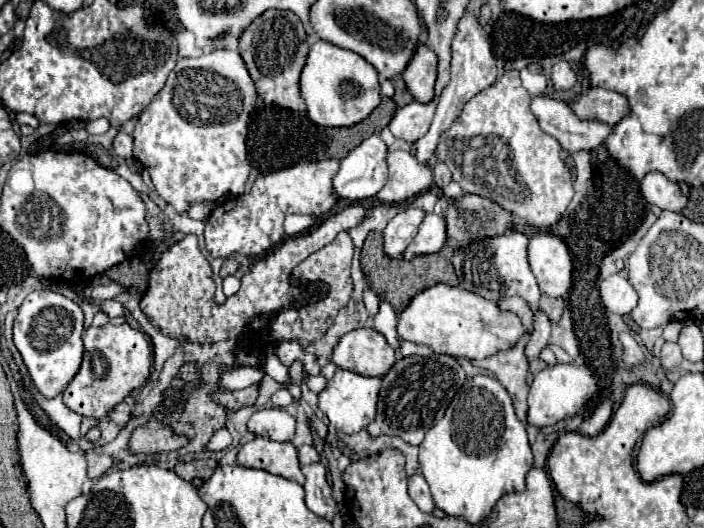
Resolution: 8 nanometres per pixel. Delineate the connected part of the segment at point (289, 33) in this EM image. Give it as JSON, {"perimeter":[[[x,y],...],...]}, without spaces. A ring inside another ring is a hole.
{"perimeter":[[[270,9],[262,13],[240,35],[238,49],[256,85],[258,95],[266,103],[274,103],[278,107],[286,107],[294,111],[306,111],[306,103],[300,95],[300,73],[306,65],[310,45],[304,25],[296,13],[280,11],[280,9]]]}

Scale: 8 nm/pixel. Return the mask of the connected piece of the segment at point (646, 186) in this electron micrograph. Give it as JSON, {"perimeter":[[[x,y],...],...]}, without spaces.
{"perimeter":[[[648,173],[640,185],[640,191],[642,195],[646,197],[648,203],[660,207],[660,209],[668,209],[668,211],[674,211],[674,213],[680,213],[688,199],[686,195],[680,193],[680,187],[672,181],[668,181],[662,173]]]}

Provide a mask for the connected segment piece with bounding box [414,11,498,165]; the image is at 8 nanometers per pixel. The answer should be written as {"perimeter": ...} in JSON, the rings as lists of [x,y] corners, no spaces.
{"perimeter":[[[466,11],[462,15],[462,19],[458,21],[458,29],[456,35],[452,39],[452,71],[450,71],[450,83],[442,89],[440,97],[438,97],[438,107],[436,107],[436,115],[432,119],[430,131],[416,141],[416,159],[422,165],[428,165],[434,157],[434,151],[440,143],[442,133],[452,127],[452,123],[456,121],[456,117],[460,115],[460,111],[464,109],[464,105],[476,97],[478,93],[482,93],[484,89],[488,89],[496,79],[498,79],[498,69],[496,69],[496,61],[490,49],[490,41],[486,35],[486,29],[478,23],[478,17],[470,11]]]}

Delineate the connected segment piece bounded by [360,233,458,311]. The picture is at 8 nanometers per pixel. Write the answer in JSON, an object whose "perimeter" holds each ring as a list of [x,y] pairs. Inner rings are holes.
{"perimeter":[[[368,233],[364,247],[362,247],[362,271],[366,275],[366,279],[370,281],[370,287],[376,291],[376,295],[382,301],[388,301],[394,311],[402,311],[408,301],[412,299],[412,295],[420,293],[424,287],[432,287],[436,283],[446,283],[446,285],[456,285],[456,273],[452,269],[450,257],[440,251],[440,253],[432,253],[432,255],[418,255],[414,259],[404,259],[404,257],[388,257],[382,249],[382,233]]]}

